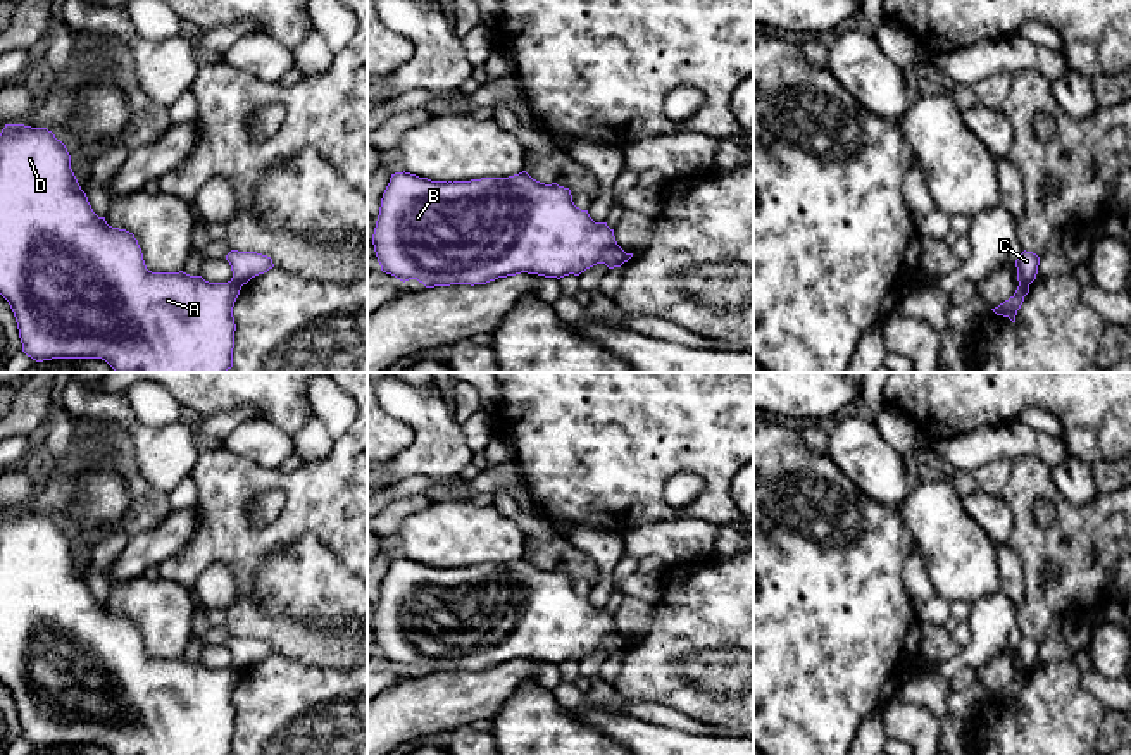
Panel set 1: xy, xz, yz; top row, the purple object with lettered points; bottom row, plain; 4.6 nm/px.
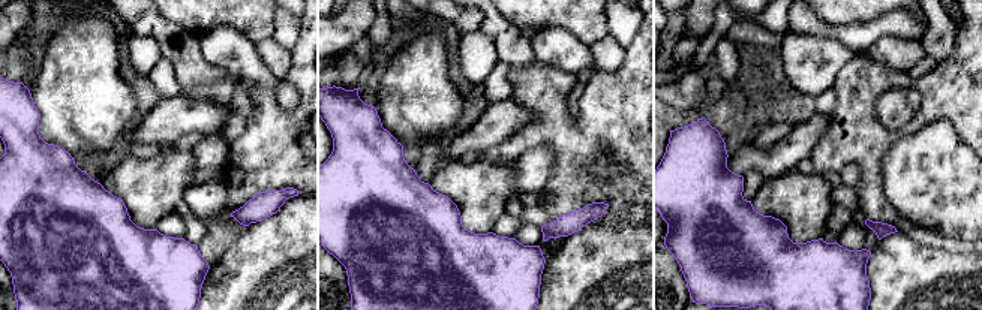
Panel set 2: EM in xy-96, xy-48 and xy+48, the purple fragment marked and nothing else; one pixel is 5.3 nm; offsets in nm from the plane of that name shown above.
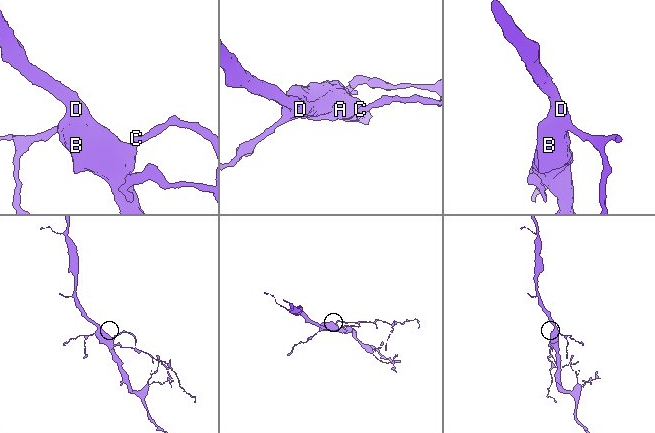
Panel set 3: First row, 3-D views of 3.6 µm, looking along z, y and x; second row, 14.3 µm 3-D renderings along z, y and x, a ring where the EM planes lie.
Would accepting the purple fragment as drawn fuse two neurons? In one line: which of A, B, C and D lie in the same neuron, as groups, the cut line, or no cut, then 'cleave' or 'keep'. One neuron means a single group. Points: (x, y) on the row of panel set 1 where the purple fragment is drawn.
groups A B D / C; cut xy (231, 280), (240, 287); cleave

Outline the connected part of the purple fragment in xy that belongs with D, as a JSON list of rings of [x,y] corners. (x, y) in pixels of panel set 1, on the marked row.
[[[5,124],[0,133],[0,295],[9,302],[22,343],[22,352],[36,362],[52,359],[102,359],[116,372],[226,372],[233,367],[234,317],[233,307],[241,286],[234,281],[209,283],[202,276],[179,272],[152,272],[133,233],[107,224],[98,217],[81,190],[66,145],[47,128]]]

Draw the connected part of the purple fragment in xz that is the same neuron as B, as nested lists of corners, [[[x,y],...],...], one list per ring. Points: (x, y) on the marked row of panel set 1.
[[[526,171],[509,178],[481,178],[471,181],[431,181],[410,172],[395,172],[383,193],[372,245],[381,271],[400,281],[417,279],[426,288],[450,284],[486,284],[521,272],[545,278],[579,276],[586,269],[605,264],[621,267],[628,253],[617,245],[607,222],[595,222],[588,210],[574,205],[569,188],[545,184]]]

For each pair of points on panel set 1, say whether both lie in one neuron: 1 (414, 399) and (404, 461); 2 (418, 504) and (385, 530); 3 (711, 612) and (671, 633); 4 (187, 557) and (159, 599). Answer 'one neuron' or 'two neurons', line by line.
1: one neuron
2: one neuron
3: one neuron
4: two neurons

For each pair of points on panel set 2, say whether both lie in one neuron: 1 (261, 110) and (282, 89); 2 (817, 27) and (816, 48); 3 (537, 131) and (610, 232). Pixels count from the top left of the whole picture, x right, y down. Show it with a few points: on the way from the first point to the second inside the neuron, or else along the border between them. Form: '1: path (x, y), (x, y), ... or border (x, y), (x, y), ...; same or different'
1: border (254, 81), (267, 84), (287, 110), (300, 102); different
2: border (787, 15), (792, 30), (826, 35), (850, 48); different
3: border (634, 204), (628, 204), (615, 217), (588, 225); different

